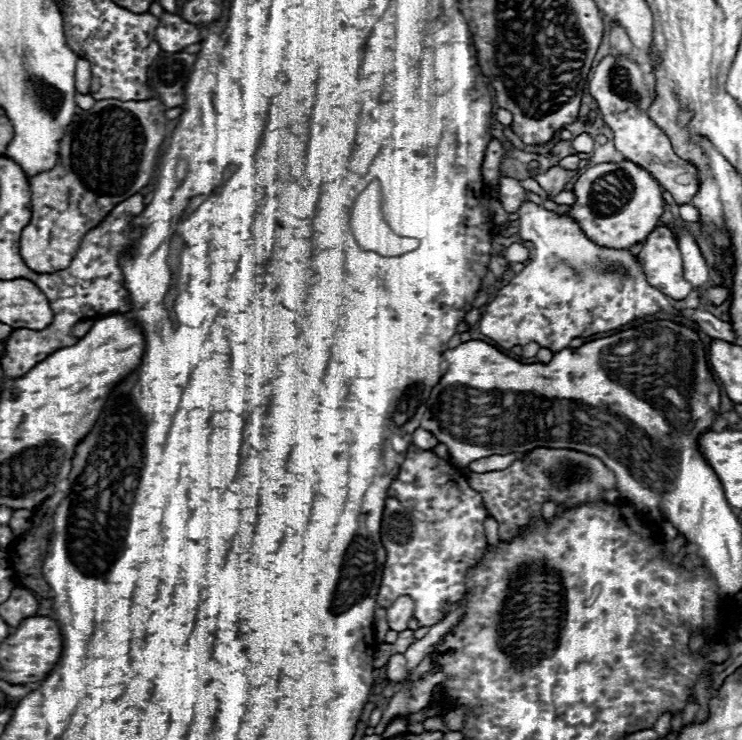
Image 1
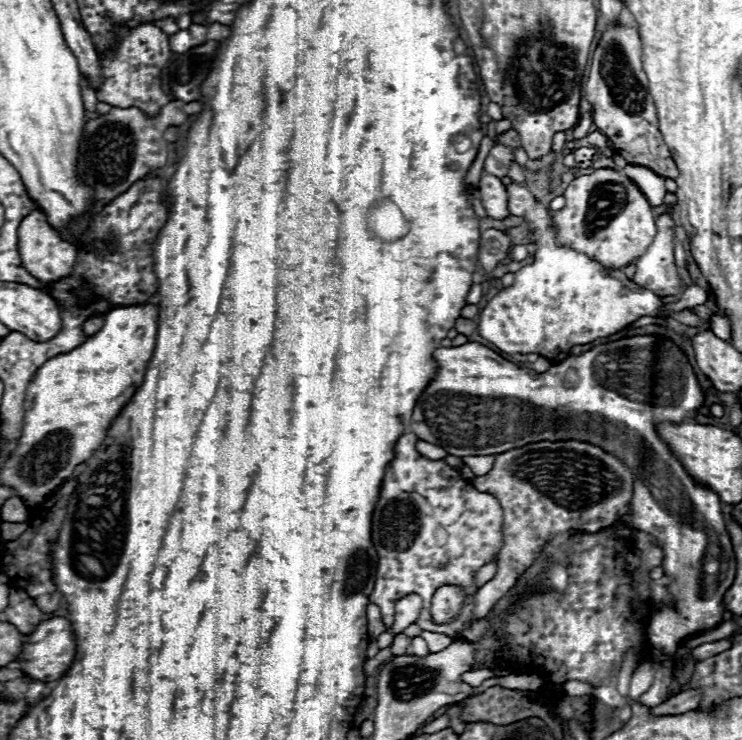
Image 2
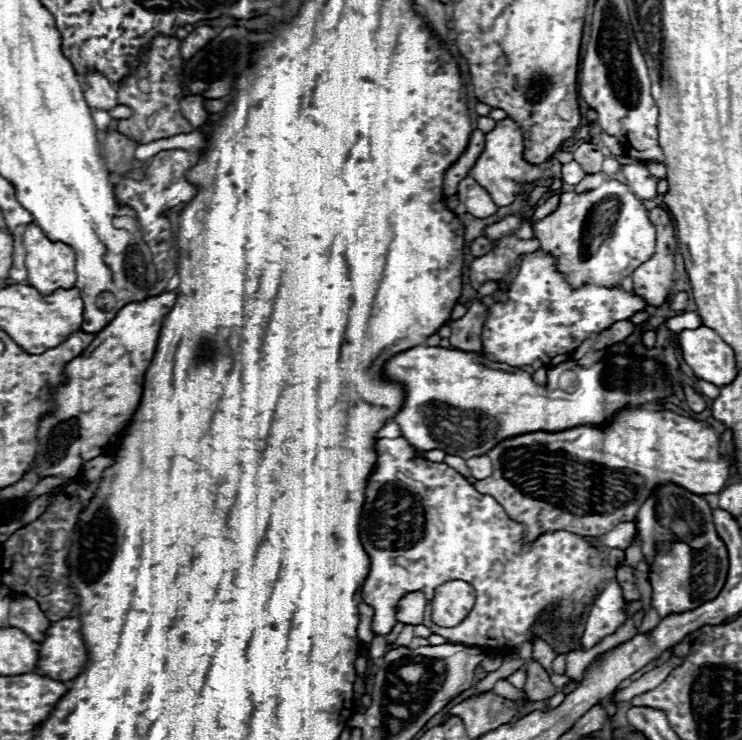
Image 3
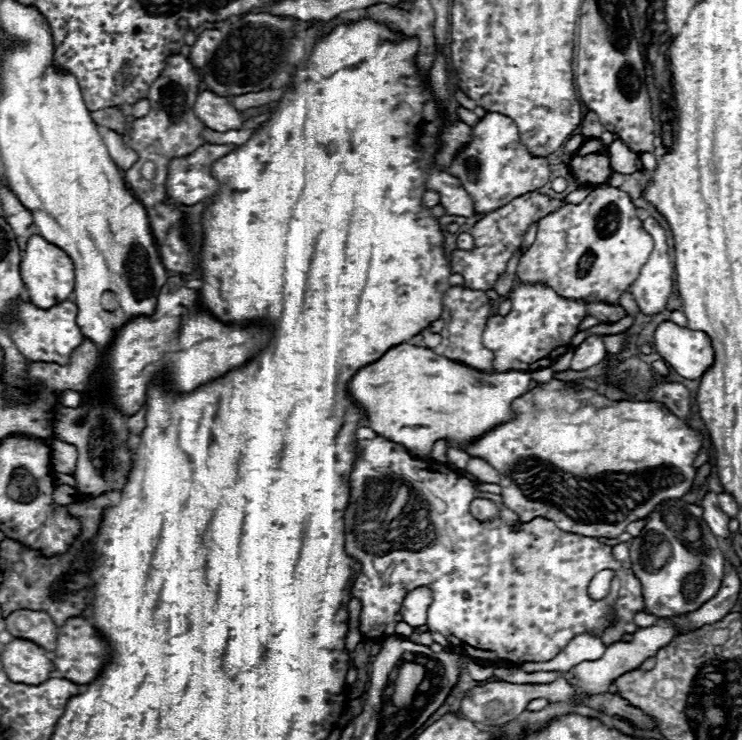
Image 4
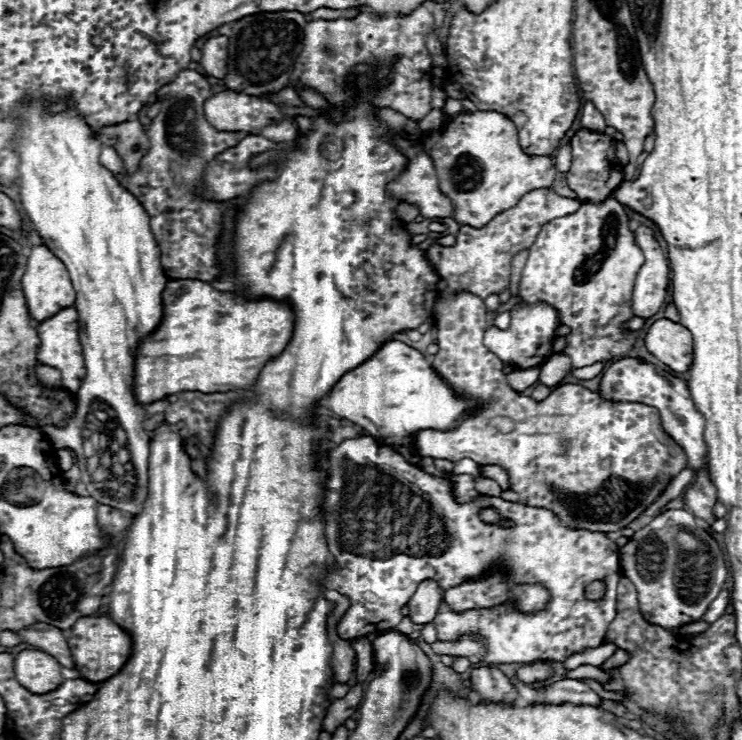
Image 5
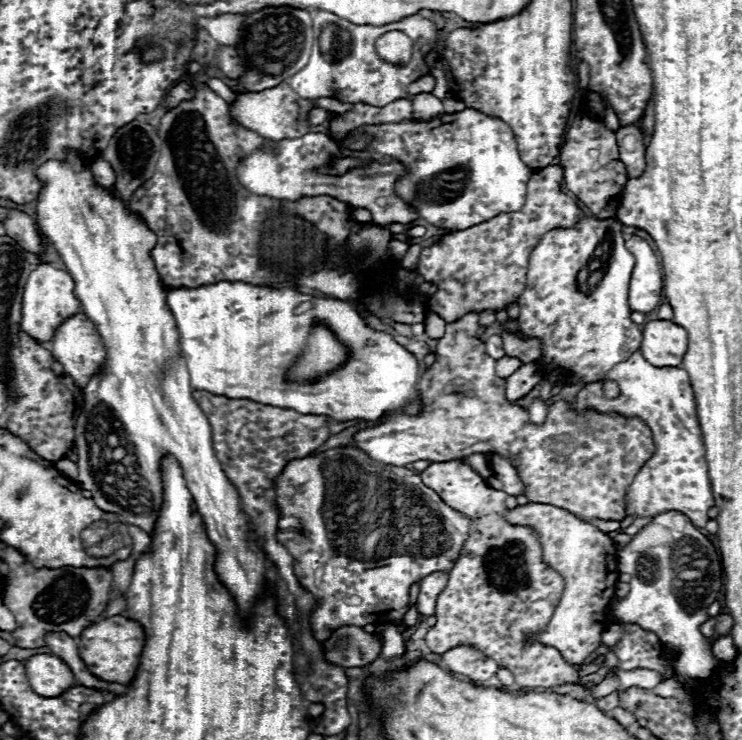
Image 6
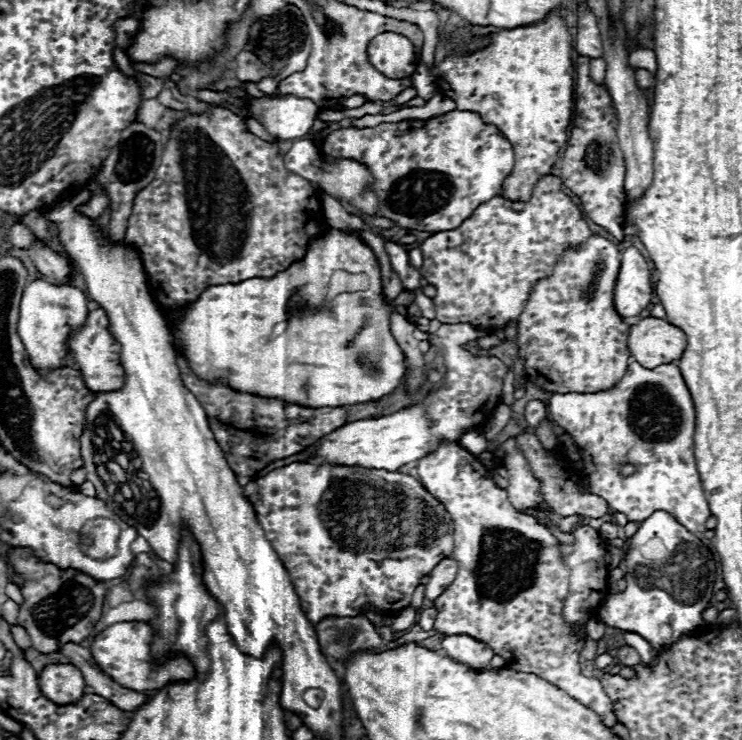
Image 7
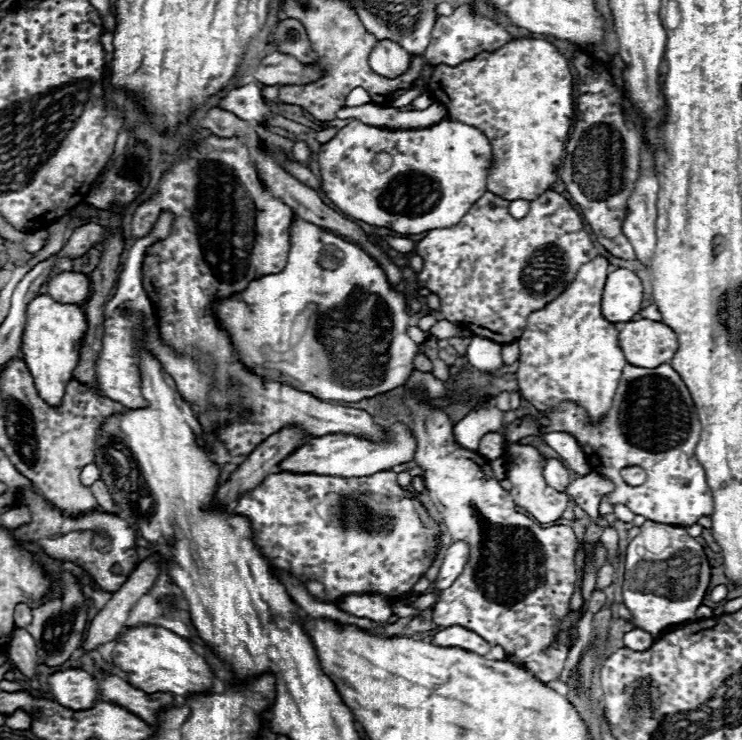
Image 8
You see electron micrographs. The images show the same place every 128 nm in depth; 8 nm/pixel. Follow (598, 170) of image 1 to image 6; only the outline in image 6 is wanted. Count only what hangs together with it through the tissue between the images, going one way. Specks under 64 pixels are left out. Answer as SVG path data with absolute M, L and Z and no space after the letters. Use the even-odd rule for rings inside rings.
M584 218L570 230L550 230L542 238L530 256L526 288L518 296L518 328L526 340L540 340L542 356L538 360L538 370L542 374L562 370L566 376L578 378L578 382L572 384L602 382L612 366L628 360L640 348L642 326L630 320L632 310L628 308L628 282L632 266L634 256L624 246L622 224L616 218Z

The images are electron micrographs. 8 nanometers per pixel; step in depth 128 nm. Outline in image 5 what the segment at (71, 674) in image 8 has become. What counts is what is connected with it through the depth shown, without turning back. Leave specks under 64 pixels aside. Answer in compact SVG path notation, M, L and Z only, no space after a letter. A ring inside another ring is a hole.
M22 650L14 658L14 672L18 682L32 694L52 692L64 682L58 660L40 650Z

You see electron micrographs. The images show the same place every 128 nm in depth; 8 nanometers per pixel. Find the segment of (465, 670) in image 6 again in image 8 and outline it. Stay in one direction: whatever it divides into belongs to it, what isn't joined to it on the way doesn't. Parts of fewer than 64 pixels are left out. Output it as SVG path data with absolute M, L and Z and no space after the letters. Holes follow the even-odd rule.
M448 626L448 628L438 630L432 642L438 644L438 646L446 646L446 648L452 646L452 648L462 648L462 650L468 650L468 652L476 652L480 656L488 654L490 648L492 648L478 634L474 634L472 630L466 630L462 626Z

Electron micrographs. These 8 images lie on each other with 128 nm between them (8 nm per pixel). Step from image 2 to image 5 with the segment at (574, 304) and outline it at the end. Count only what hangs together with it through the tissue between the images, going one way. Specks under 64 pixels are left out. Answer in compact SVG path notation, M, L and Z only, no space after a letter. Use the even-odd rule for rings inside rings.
M464 112L454 118L450 118L444 126L442 132L426 132L422 138L422 150L432 158L434 170L438 176L438 188L444 196L450 198L454 212L452 218L462 224L462 226L472 226L472 228L482 228L486 226L496 214L514 208L520 198L534 190L534 188L546 188L552 186L556 170L554 164L548 156L528 156L518 144L518 132L516 126L510 118L498 112ZM518 302L512 308L512 320L508 330L498 330L496 326L490 326L484 334L484 346L496 354L502 362L514 364L518 368L530 368L532 366L532 356L538 352L538 348L542 344L552 342L552 334L554 330L560 326L558 324L558 312L546 304L534 304L534 306L526 306L524 302Z

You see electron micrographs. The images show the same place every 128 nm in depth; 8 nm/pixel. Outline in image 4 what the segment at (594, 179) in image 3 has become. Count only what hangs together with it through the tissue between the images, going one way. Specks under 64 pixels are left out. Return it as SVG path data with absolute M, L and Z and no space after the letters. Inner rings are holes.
M579 187L563 200L553 199L538 191L529 192L524 196L518 196L514 202L486 214L470 230L470 236L474 238L474 248L470 252L452 250L450 254L446 254L452 274L460 274L464 278L464 286L470 290L482 290L482 292L492 290L496 286L496 280L500 278L500 274L506 270L508 260L514 256L514 252L522 244L522 238L528 232L528 228L534 222L538 222L540 218L560 210L564 204L580 204L592 190L593 188Z

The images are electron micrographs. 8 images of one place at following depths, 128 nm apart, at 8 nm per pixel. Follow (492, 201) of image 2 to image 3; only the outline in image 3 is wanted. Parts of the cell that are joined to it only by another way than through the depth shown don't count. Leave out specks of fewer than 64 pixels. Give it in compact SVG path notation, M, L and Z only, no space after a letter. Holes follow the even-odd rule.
M464 178L458 184L458 192L456 192L458 200L466 206L466 212L476 216L476 218L486 218L490 214L496 212L496 204L492 202L490 194L478 186L478 182L474 182L472 178Z

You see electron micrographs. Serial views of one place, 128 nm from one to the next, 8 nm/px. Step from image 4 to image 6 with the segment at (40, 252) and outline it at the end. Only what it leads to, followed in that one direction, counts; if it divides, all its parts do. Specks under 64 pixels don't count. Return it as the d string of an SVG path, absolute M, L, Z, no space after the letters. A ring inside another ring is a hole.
M40 264L40 266L36 266L36 270L30 272L30 278L24 286L20 330L26 332L30 338L34 338L40 344L50 342L56 328L70 316L78 314L80 308L82 308L82 304L74 294L74 280L70 278L70 274L66 270L58 270L50 264Z

